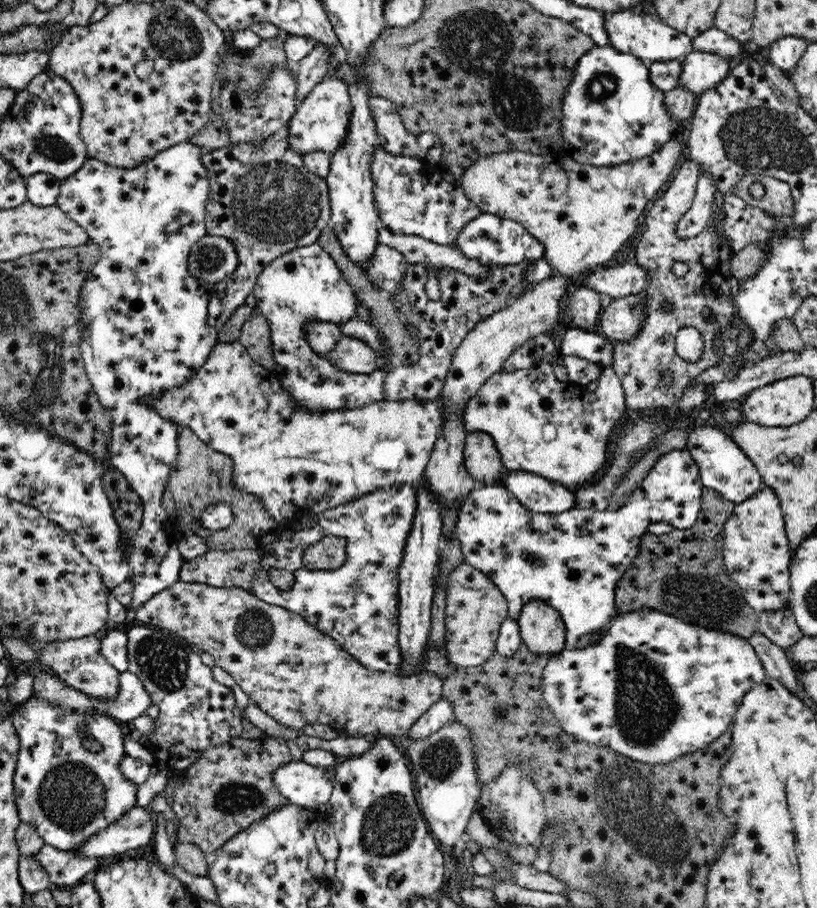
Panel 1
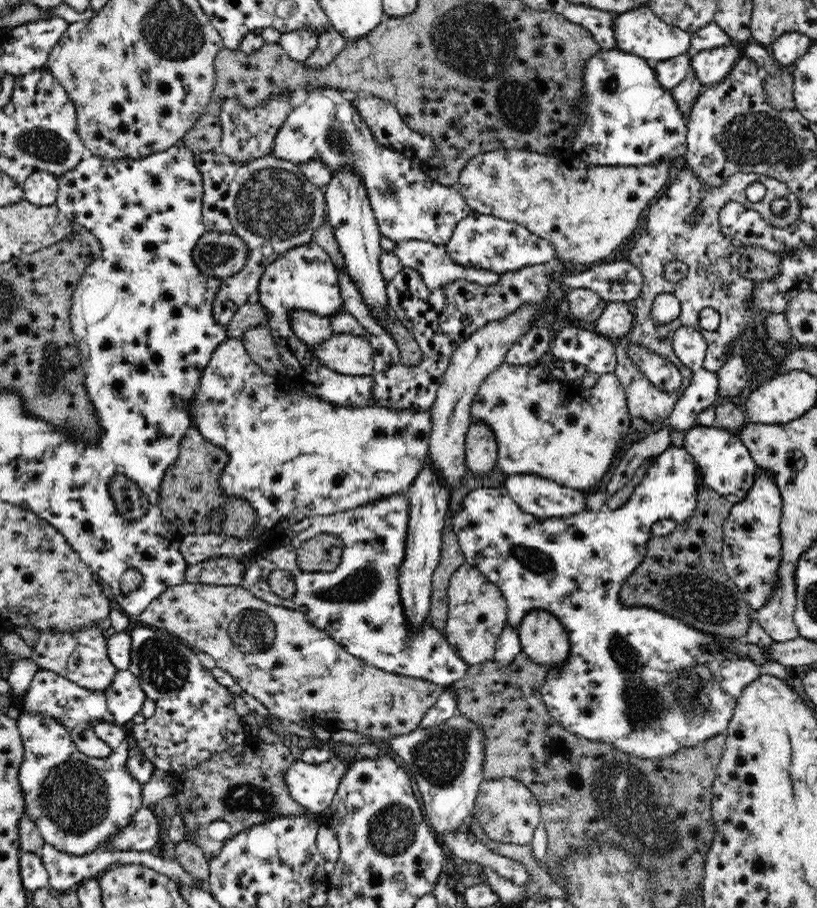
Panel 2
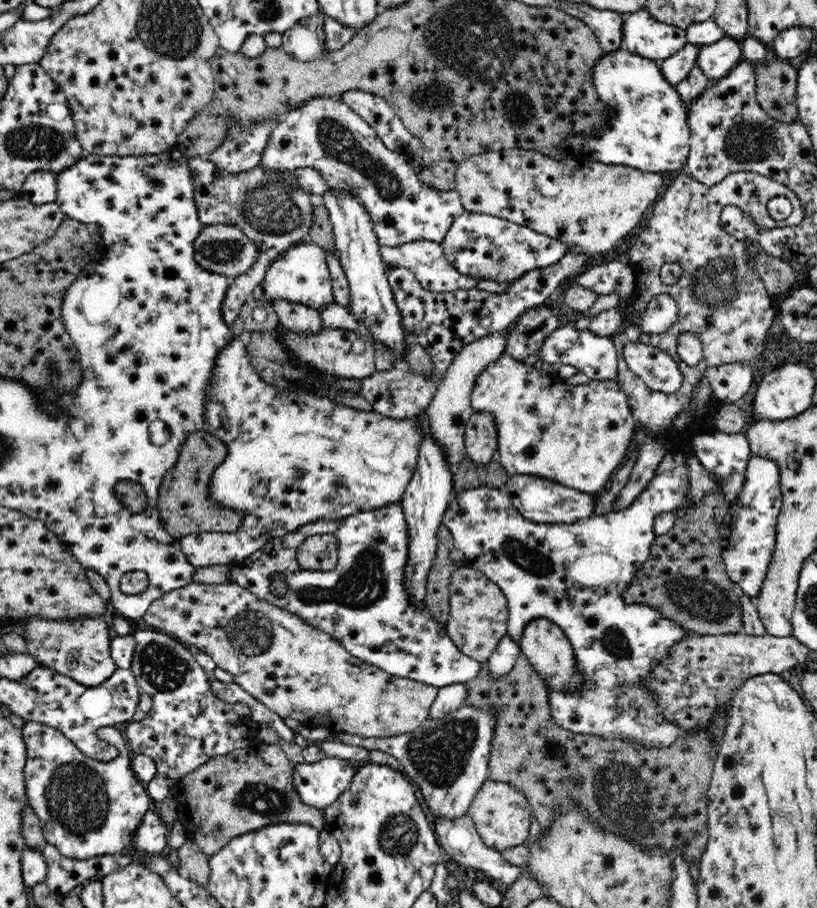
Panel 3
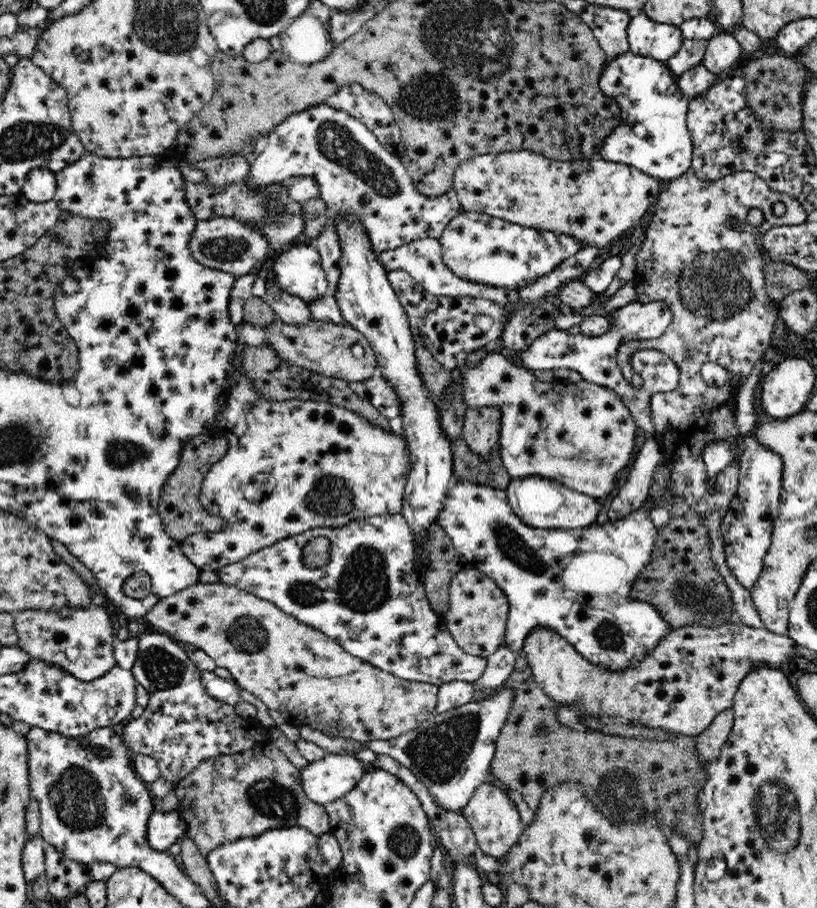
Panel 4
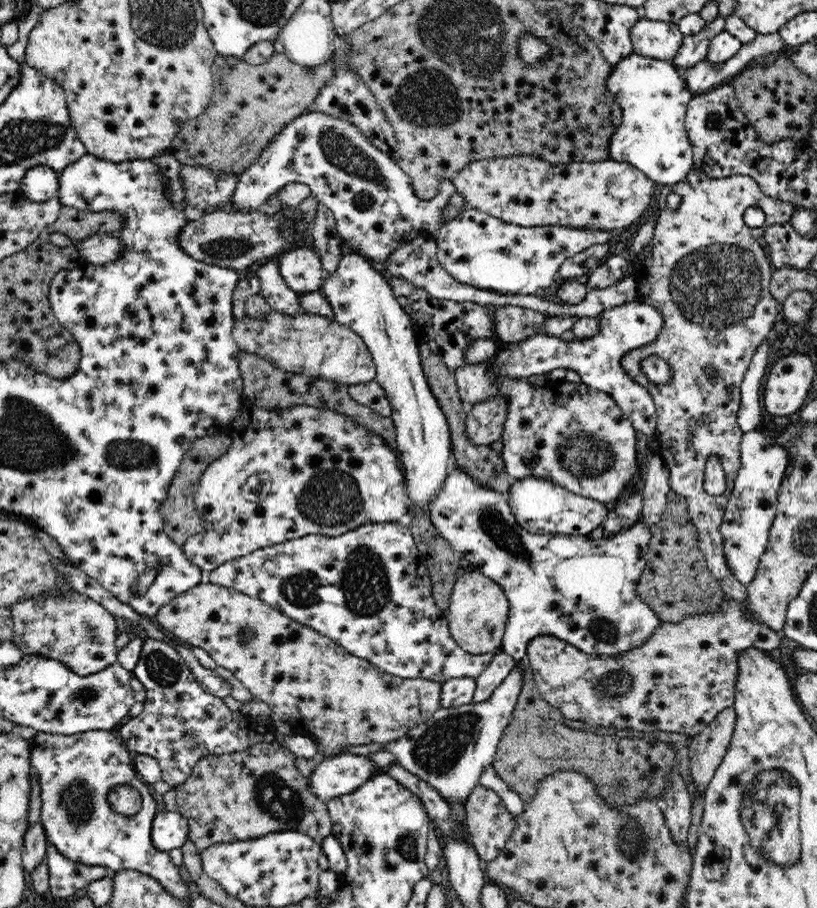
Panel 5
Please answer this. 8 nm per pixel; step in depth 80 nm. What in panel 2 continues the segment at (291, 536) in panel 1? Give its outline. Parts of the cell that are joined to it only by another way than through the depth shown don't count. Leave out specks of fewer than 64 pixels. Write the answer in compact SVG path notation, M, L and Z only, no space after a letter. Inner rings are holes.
M400 492L354 510L312 516L286 526L248 554L241 586L269 604L302 612L310 624L326 631L346 652L368 665L449 687L469 671L470 664L455 654L445 635L439 634L430 620L420 630L411 632L404 615L398 575L406 552L409 511L408 496ZM323 533L338 535L344 541L340 564L332 572L302 571L296 559L298 548ZM272 571L292 573L295 586L292 596L280 597L272 591Z

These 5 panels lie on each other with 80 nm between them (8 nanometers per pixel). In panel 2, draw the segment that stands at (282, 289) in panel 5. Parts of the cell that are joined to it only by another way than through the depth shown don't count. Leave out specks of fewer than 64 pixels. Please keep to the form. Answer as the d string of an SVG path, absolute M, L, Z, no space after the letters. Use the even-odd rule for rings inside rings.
M299 308L290 314L290 327L294 329L296 336L308 346L318 346L335 334L329 317Z

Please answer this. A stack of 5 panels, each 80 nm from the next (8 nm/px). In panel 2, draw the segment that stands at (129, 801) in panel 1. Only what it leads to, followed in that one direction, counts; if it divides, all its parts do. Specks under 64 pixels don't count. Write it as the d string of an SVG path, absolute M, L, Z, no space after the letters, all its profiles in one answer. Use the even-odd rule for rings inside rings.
M21 709L17 727L24 743L24 758L18 771L25 804L24 815L37 824L46 844L74 856L91 853L102 847L113 834L127 827L134 812L143 807L142 783L138 782L126 768L129 747L123 726L109 722L95 724L93 729L98 738L112 749L112 754L107 758L90 758L82 754L70 737L68 729L54 717L48 717L44 713L30 713Z

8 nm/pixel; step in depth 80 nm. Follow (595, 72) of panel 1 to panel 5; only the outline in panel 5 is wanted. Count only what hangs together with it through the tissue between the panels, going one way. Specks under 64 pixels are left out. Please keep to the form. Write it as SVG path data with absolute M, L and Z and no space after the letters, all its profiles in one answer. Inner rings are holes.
M634 53L613 66L606 82L623 110L622 125L610 139L609 158L631 164L650 180L663 185L684 180L693 169L692 143L684 120L688 103L695 94L686 88L681 71L673 62Z

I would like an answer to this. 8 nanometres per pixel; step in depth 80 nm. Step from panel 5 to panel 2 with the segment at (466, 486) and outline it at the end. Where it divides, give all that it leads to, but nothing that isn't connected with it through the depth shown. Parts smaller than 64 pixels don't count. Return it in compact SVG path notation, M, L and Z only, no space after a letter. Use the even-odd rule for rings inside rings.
M670 445L658 457L654 459L652 465L644 473L644 476L638 482L636 489L632 492L631 498L618 510L603 511L584 511L574 516L566 516L566 518L544 518L538 520L536 516L527 514L514 502L509 496L505 488L478 488L472 490L461 503L460 509L448 520L448 524L453 530L453 534L458 538L461 550L465 556L465 562L469 568L474 568L482 572L490 582L494 583L507 600L507 624L517 628L520 622L526 618L526 614L530 610L548 610L554 614L555 618L560 620L564 625L566 634L569 636L570 652L567 659L559 666L548 670L545 676L545 682L540 688L540 692L550 713L552 719L558 721L566 730L578 735L579 737L588 738L590 740L598 740L614 745L618 750L636 758L647 758L648 760L660 758L660 756L672 756L681 749L696 747L701 745L704 740L718 736L726 731L730 718L734 714L734 706L736 700L740 698L742 690L754 682L756 678L762 675L760 665L752 661L750 657L744 659L736 657L734 653L730 653L726 647L710 647L712 642L722 642L723 638L702 632L684 624L681 620L676 620L666 614L660 614L656 610L649 607L639 608L620 608L618 592L622 586L622 580L626 580L631 572L642 562L645 554L648 552L646 544L650 538L654 538L651 528L658 520L668 519L675 520L677 524L684 524L686 520L692 517L692 513L697 507L699 487L699 474L696 470L697 464L694 462L693 456L682 446ZM678 676L689 676L690 678L702 678L701 687L697 699L690 703L680 703L678 701L678 689L672 685L672 680L678 680Z

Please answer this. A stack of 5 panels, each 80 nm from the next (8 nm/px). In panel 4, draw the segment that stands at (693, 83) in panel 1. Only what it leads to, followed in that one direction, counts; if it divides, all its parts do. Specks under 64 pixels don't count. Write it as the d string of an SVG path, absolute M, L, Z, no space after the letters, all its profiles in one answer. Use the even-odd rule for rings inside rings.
M725 31L708 41L705 51L701 64L708 68L708 71L720 77L730 73L744 54L738 40Z

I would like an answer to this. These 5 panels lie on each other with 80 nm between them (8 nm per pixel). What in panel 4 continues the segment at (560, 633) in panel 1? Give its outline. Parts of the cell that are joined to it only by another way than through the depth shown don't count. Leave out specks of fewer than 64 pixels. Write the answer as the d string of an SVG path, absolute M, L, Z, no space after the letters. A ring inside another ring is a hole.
M736 619L726 622L726 624L720 624L720 626L684 626L684 628L673 628L638 662L638 664L632 664L630 668L624 668L624 670L609 670L609 668L602 668L597 664L586 660L564 637L560 636L554 629L548 627L536 627L533 628L529 635L524 639L524 646L522 648L523 654L527 658L529 665L531 666L531 672L534 680L544 689L544 693L550 697L550 699L556 701L556 704L570 705L570 707L576 707L580 711L584 711L590 718L602 718L605 716L620 716L622 722L628 722L630 724L640 724L649 728L664 728L666 731L681 733L682 735L699 735L703 730L708 728L708 725L713 721L713 718L723 710L732 708L733 698L735 692L738 690L742 678L746 674L750 674L750 670L754 670L756 666L765 666L766 668L773 668L774 670L781 670L782 664L786 664L792 658L796 658L796 646L797 643L788 637L788 635L778 635L774 632L770 632L765 628L750 628L745 624L741 624Z

